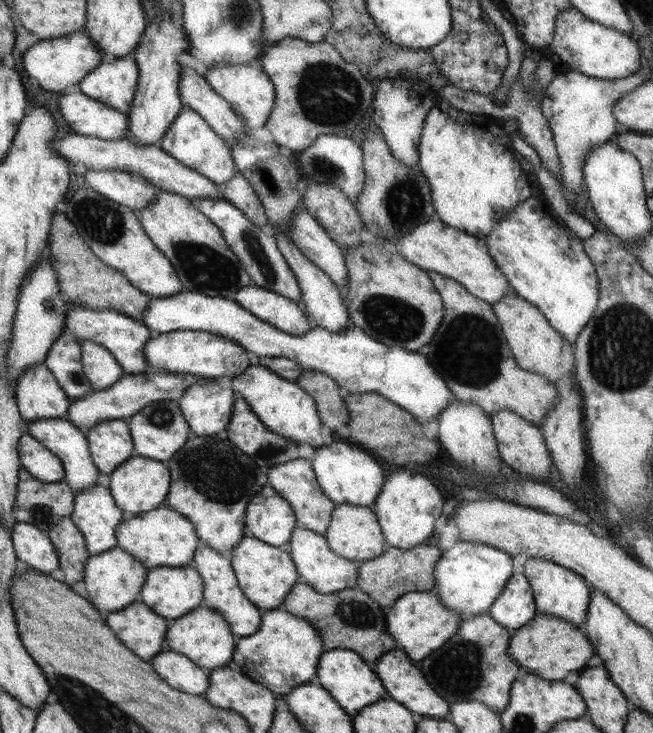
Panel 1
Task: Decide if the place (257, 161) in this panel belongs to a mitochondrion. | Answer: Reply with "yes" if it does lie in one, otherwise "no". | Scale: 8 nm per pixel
no

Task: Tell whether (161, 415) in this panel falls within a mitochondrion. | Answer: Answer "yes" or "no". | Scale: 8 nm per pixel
yes

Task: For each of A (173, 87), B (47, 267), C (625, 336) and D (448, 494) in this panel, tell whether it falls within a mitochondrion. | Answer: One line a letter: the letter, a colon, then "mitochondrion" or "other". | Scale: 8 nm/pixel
A: other
B: other
C: mitochondrion
D: other

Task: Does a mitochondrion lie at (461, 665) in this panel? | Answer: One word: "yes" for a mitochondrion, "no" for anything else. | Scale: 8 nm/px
yes

